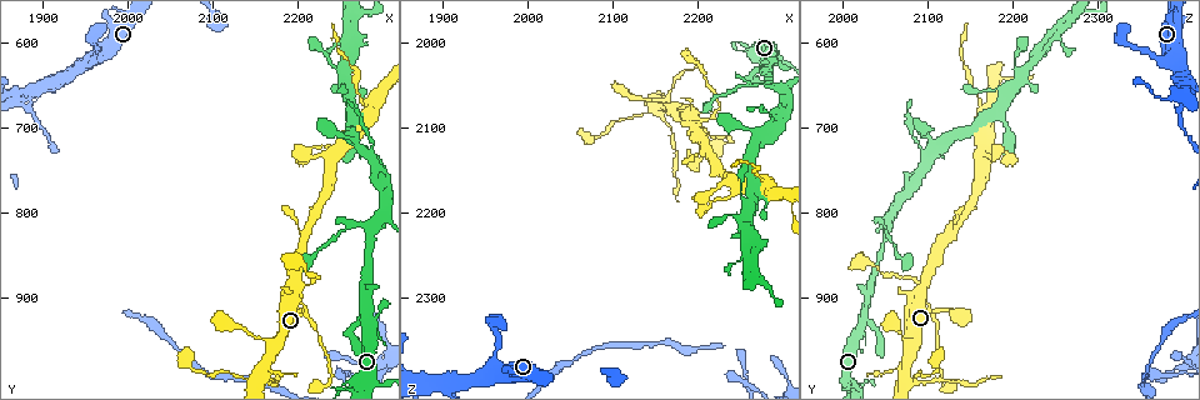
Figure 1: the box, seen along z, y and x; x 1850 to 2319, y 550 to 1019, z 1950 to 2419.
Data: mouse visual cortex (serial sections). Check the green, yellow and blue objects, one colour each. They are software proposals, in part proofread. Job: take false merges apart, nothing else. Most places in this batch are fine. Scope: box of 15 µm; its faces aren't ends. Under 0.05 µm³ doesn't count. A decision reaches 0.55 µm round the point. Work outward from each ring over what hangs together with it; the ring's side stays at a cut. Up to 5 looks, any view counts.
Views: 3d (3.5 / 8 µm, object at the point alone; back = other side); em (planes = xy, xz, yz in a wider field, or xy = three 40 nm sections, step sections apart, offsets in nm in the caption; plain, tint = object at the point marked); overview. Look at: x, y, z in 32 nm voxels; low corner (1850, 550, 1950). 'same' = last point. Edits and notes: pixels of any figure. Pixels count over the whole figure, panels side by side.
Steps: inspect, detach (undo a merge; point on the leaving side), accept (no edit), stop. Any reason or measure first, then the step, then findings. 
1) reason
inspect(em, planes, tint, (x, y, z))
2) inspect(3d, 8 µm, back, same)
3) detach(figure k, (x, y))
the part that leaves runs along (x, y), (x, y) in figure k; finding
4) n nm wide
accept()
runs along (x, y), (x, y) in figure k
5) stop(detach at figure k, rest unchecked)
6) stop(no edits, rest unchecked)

narrows sharply
inspect(3d, 3.5 µm, (2235, 1000, 2120))

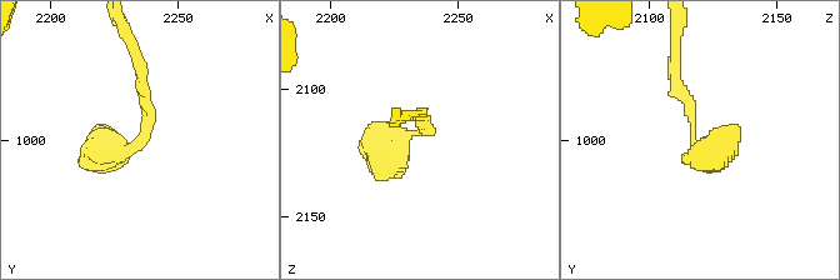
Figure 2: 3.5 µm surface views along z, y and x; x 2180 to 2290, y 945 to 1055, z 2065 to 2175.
arms of 150, 450 nm; shape alone is not enough
inspect(em, xy, step 2, tint, (2235, 997, 2117))

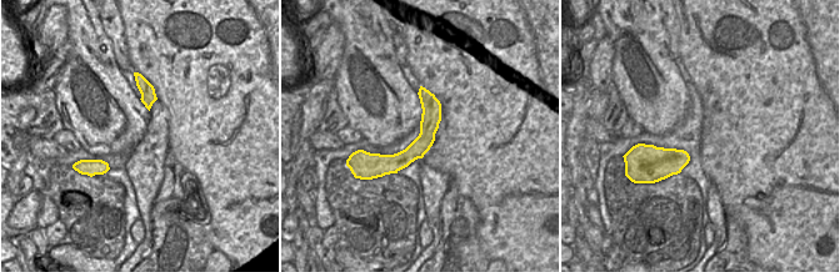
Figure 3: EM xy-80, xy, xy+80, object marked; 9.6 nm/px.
accept()
runs along (675, 61), (698, 149), (740, 126) in figure 2; continuous, no second cell

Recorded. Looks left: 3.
sharp bend
inspect(3d, 3.5 µm, (2205, 885, 2090))

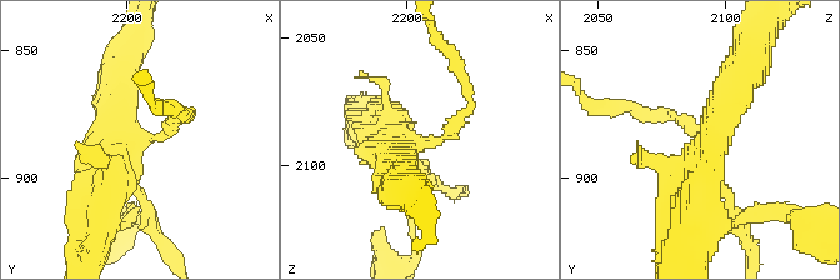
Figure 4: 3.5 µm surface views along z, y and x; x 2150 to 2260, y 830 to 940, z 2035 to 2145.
3 arms; arms of 150, 400, 500 nm
inspect(em, planes, tint, (2207, 885, 2091))

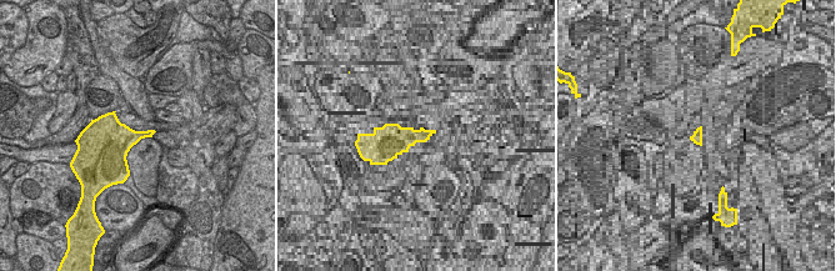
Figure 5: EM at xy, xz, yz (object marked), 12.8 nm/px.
accept()
runs along (681, 194), (704, 136), (673, 114), (646, 114) in figure 4; one cell here

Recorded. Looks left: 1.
stop(no edits, rest unchecked)

